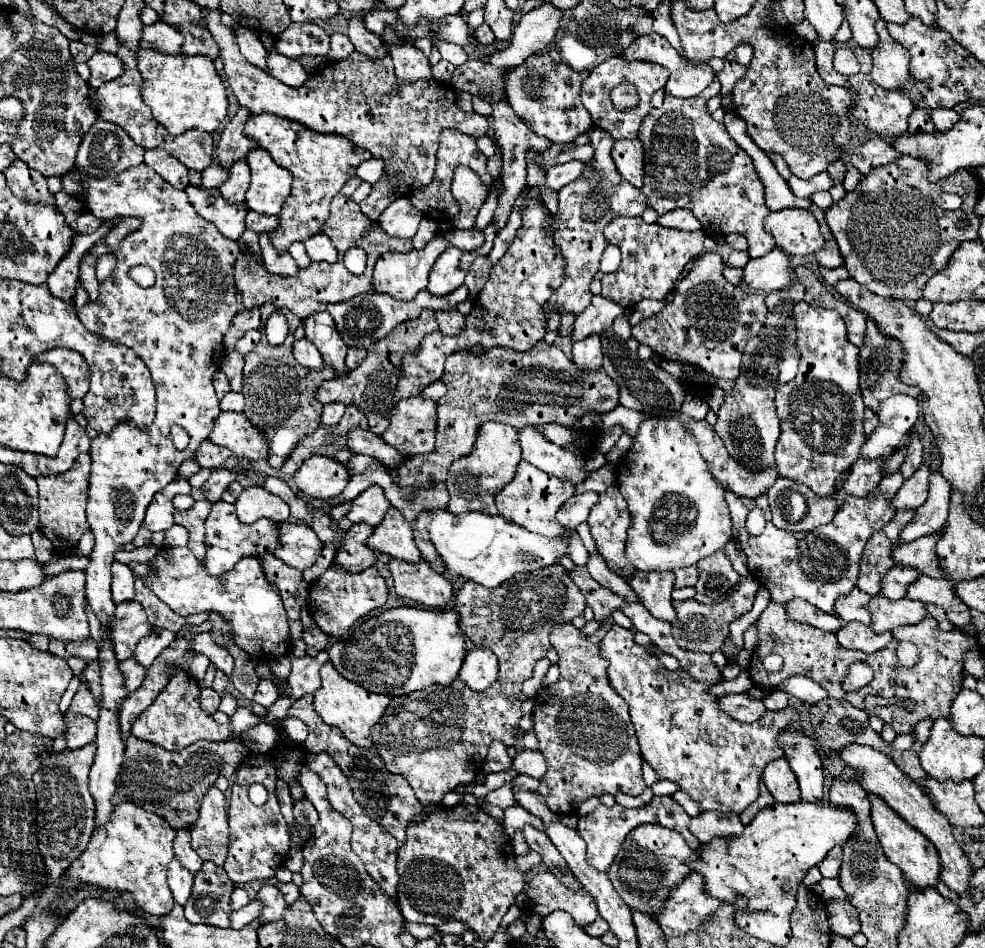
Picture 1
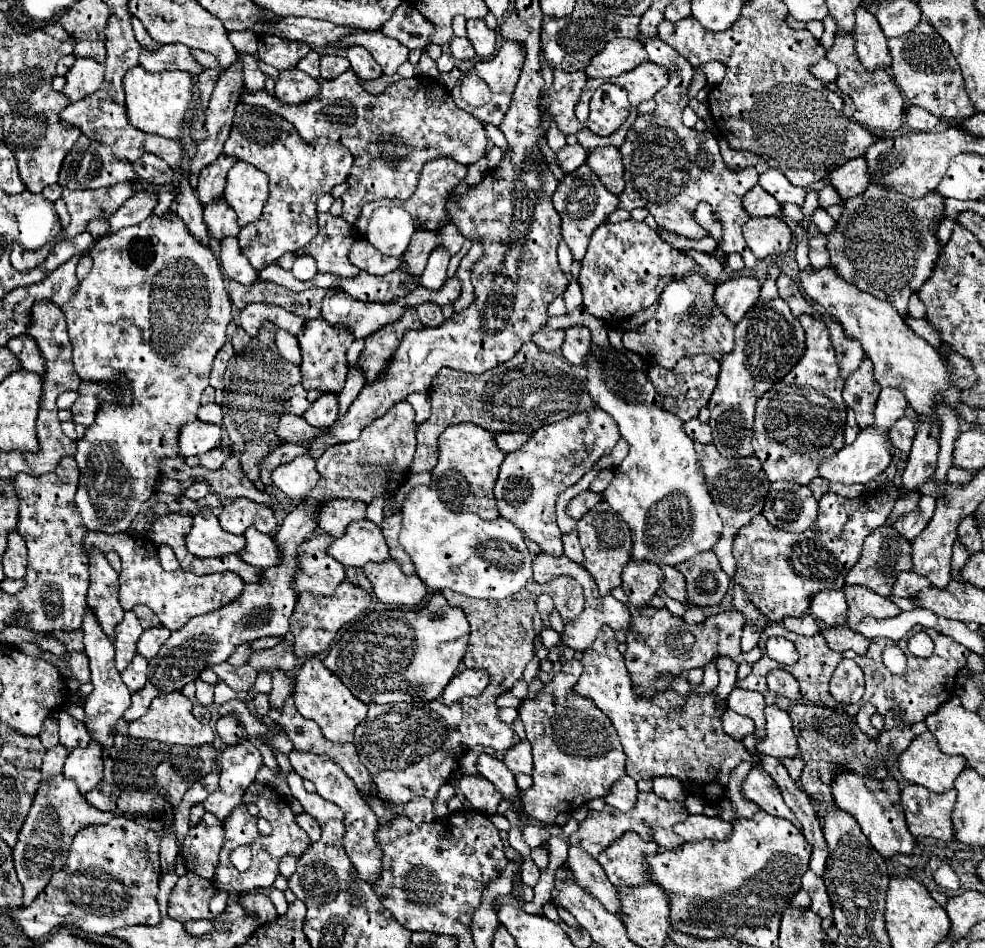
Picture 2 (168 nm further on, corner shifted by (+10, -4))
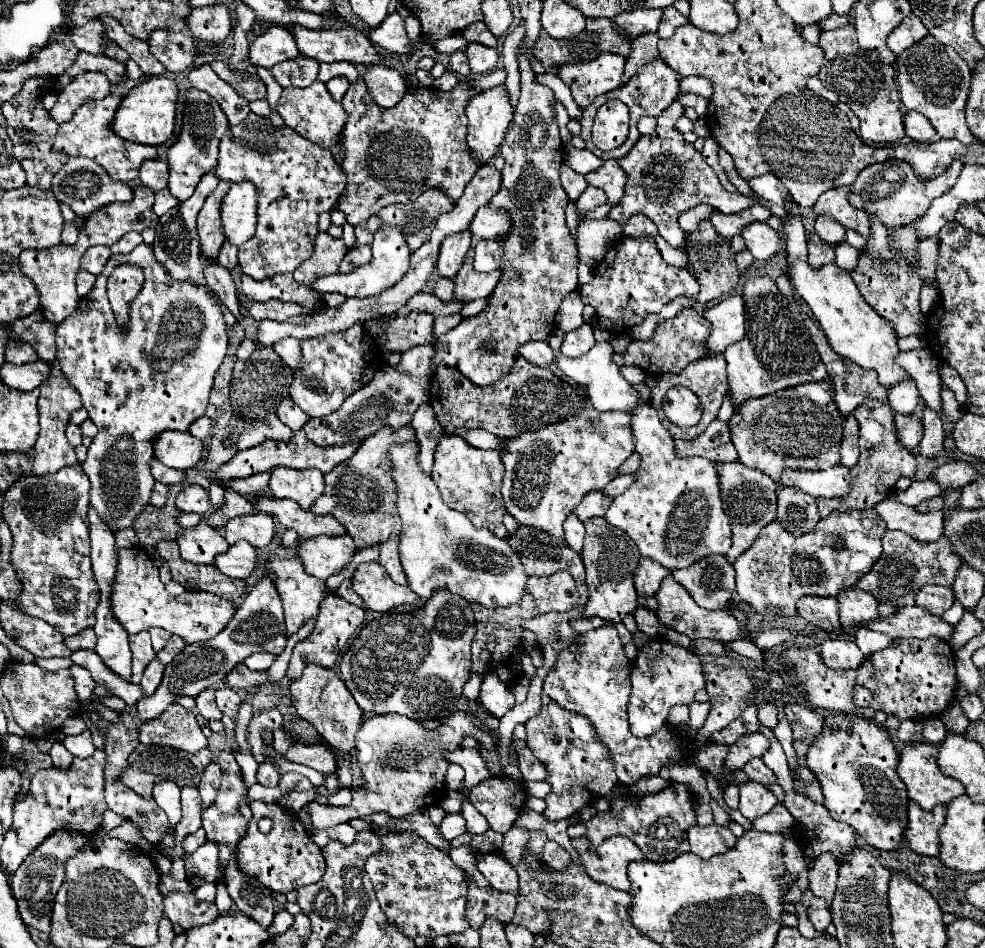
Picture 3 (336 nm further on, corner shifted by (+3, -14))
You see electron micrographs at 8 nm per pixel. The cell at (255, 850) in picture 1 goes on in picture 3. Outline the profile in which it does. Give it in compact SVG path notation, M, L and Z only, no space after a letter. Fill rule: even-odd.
M259 800L249 802L249 806L253 812L253 818L249 822L247 834L241 838L241 842L237 844L237 850L235 850L237 864L239 864L239 870L243 872L243 876L259 880L273 894L277 894L277 892L285 894L293 888L301 888L305 884L317 882L325 872L325 858L321 856L321 848L311 840L305 826L297 818L297 814L293 814L289 810L285 812L277 804L267 804L267 802L259 802ZM261 818L269 818L273 822L273 828L269 834L259 832L257 822Z

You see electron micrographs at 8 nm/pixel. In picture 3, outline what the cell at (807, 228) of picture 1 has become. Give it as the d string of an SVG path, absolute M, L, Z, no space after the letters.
M753 222L745 226L741 236L745 238L747 250L755 256L755 260L769 260L783 244L781 234L765 222Z

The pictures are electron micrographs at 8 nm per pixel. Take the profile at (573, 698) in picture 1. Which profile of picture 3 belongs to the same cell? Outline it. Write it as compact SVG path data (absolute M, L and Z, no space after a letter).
M549 702L541 708L537 716L525 722L527 746L547 768L547 782L551 784L551 794L545 796L547 808L543 816L547 820L567 820L575 816L581 808L589 806L593 800L607 796L619 786L615 774L615 762L611 760L609 748L605 748L597 730L589 718L561 708L557 702Z

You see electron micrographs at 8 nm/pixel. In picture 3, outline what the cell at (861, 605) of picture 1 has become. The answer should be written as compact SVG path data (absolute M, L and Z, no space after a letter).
M805 596L797 602L799 616L803 616L813 626L819 626L827 632L839 630L839 602L837 598L817 598L817 596Z

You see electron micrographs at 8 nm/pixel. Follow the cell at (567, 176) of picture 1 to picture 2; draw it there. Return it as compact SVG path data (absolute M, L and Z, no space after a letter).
M566 144L556 154L558 154L558 162L560 162L560 166L562 166L562 170L566 174L570 174L572 170L580 168L588 158L588 150L584 150L580 144L574 144L574 146Z

